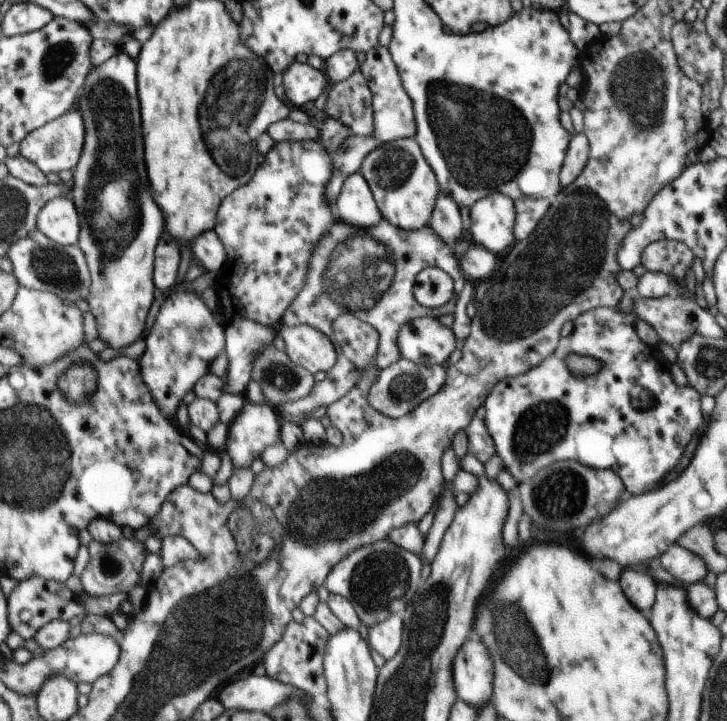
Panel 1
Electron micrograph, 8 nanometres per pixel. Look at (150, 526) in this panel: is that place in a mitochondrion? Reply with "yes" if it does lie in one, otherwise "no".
no

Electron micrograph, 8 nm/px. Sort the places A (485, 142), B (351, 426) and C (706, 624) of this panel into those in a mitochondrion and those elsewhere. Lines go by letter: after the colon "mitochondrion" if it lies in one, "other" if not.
A: mitochondrion
B: other
C: other

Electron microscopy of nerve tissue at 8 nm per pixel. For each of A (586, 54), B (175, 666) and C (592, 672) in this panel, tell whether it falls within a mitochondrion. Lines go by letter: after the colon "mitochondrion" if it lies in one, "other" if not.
A: other
B: mitochondrion
C: other

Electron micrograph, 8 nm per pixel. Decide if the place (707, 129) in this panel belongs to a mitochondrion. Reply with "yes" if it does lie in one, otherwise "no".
no

